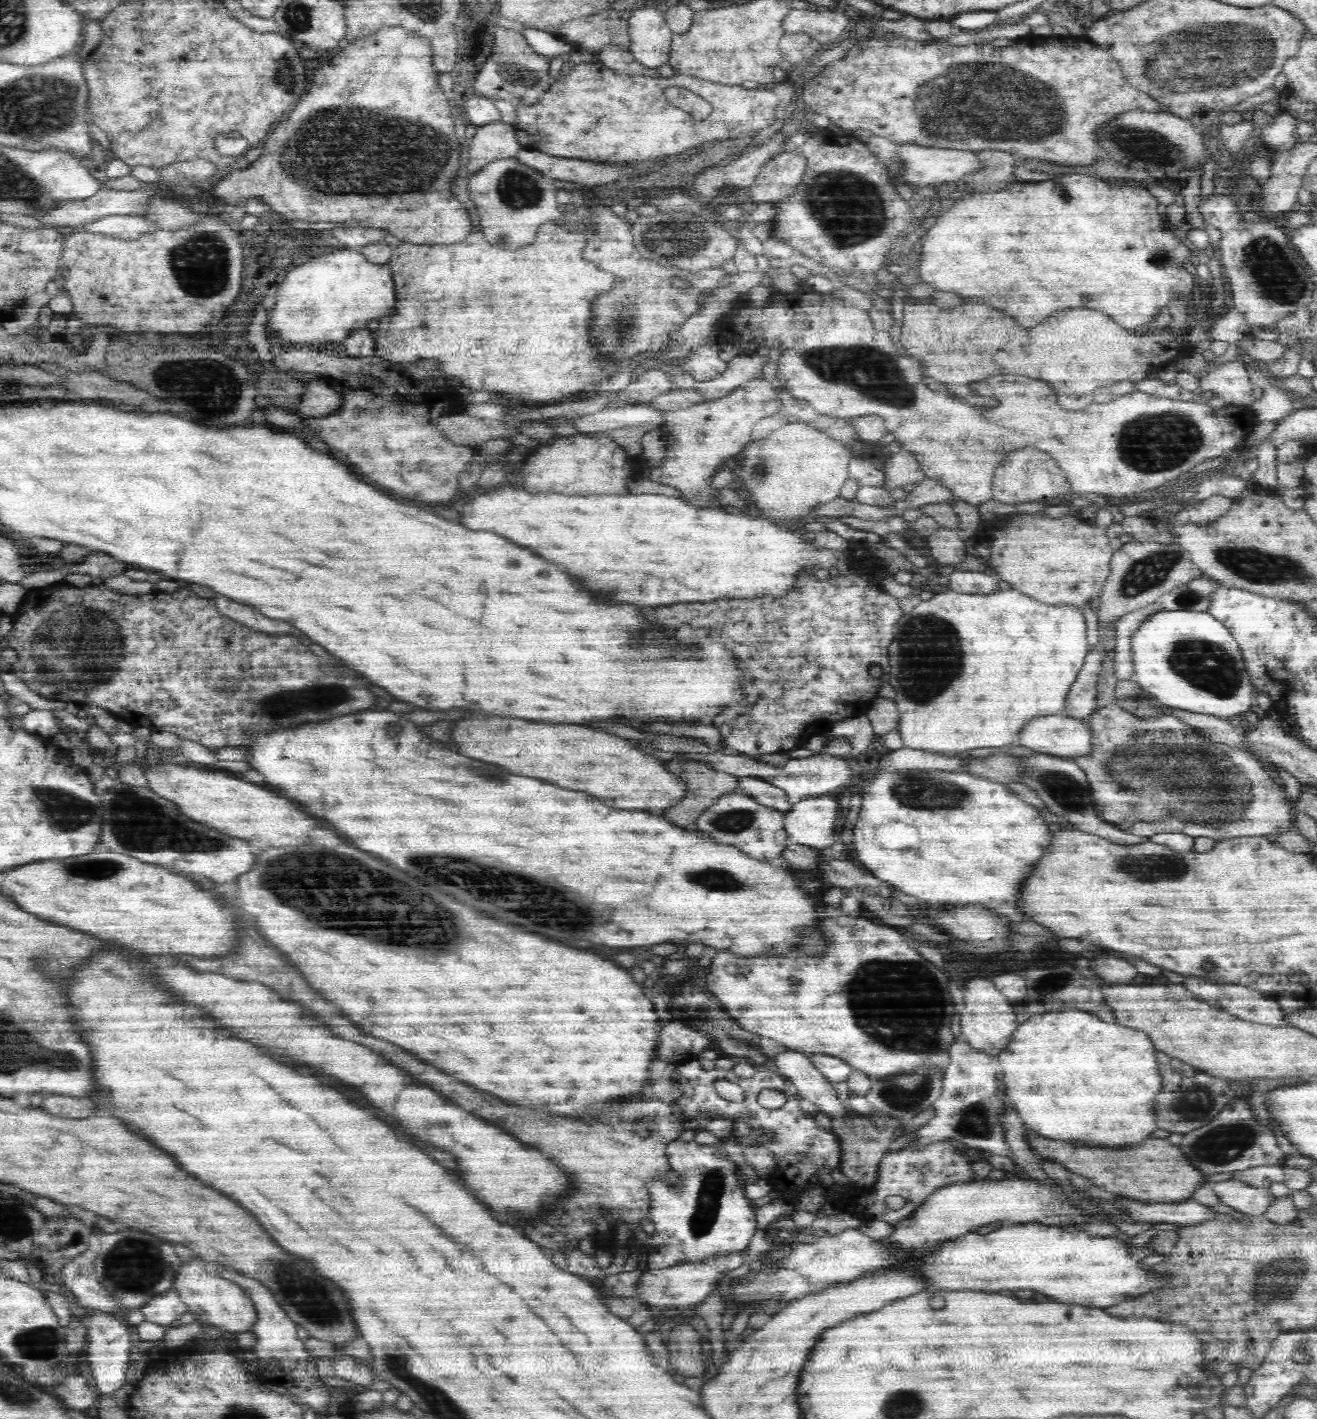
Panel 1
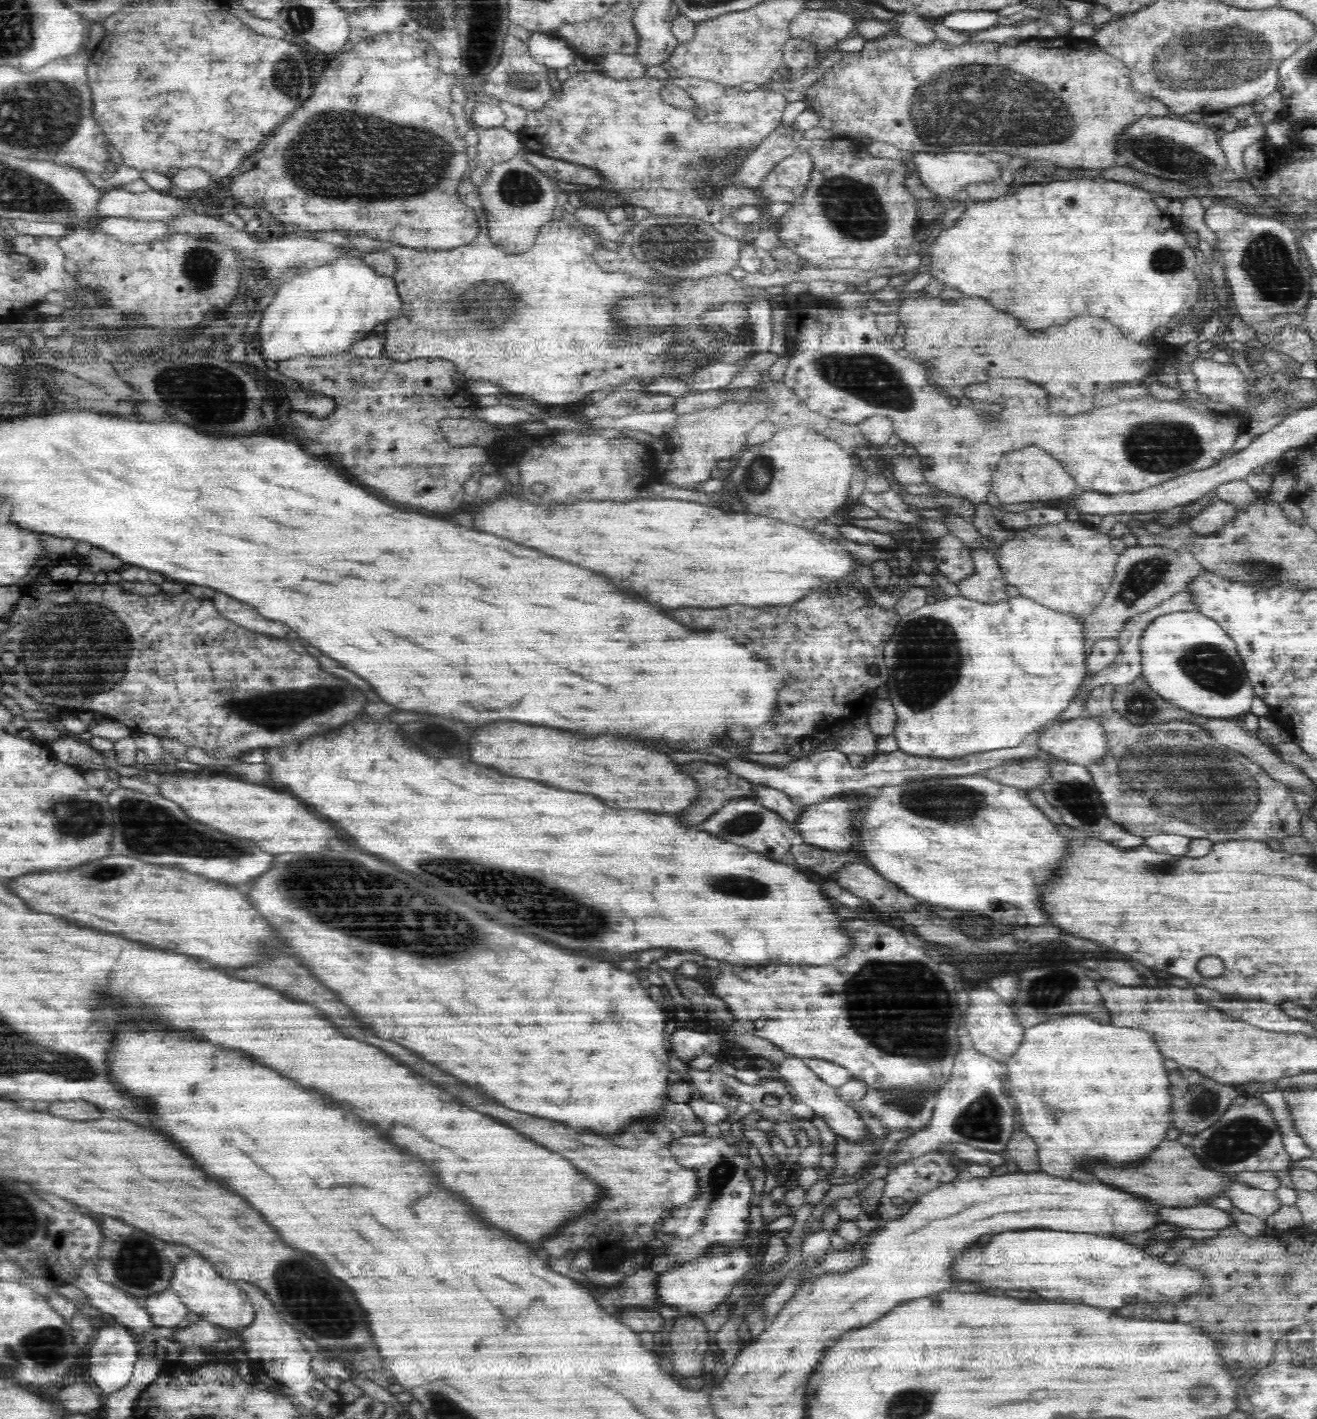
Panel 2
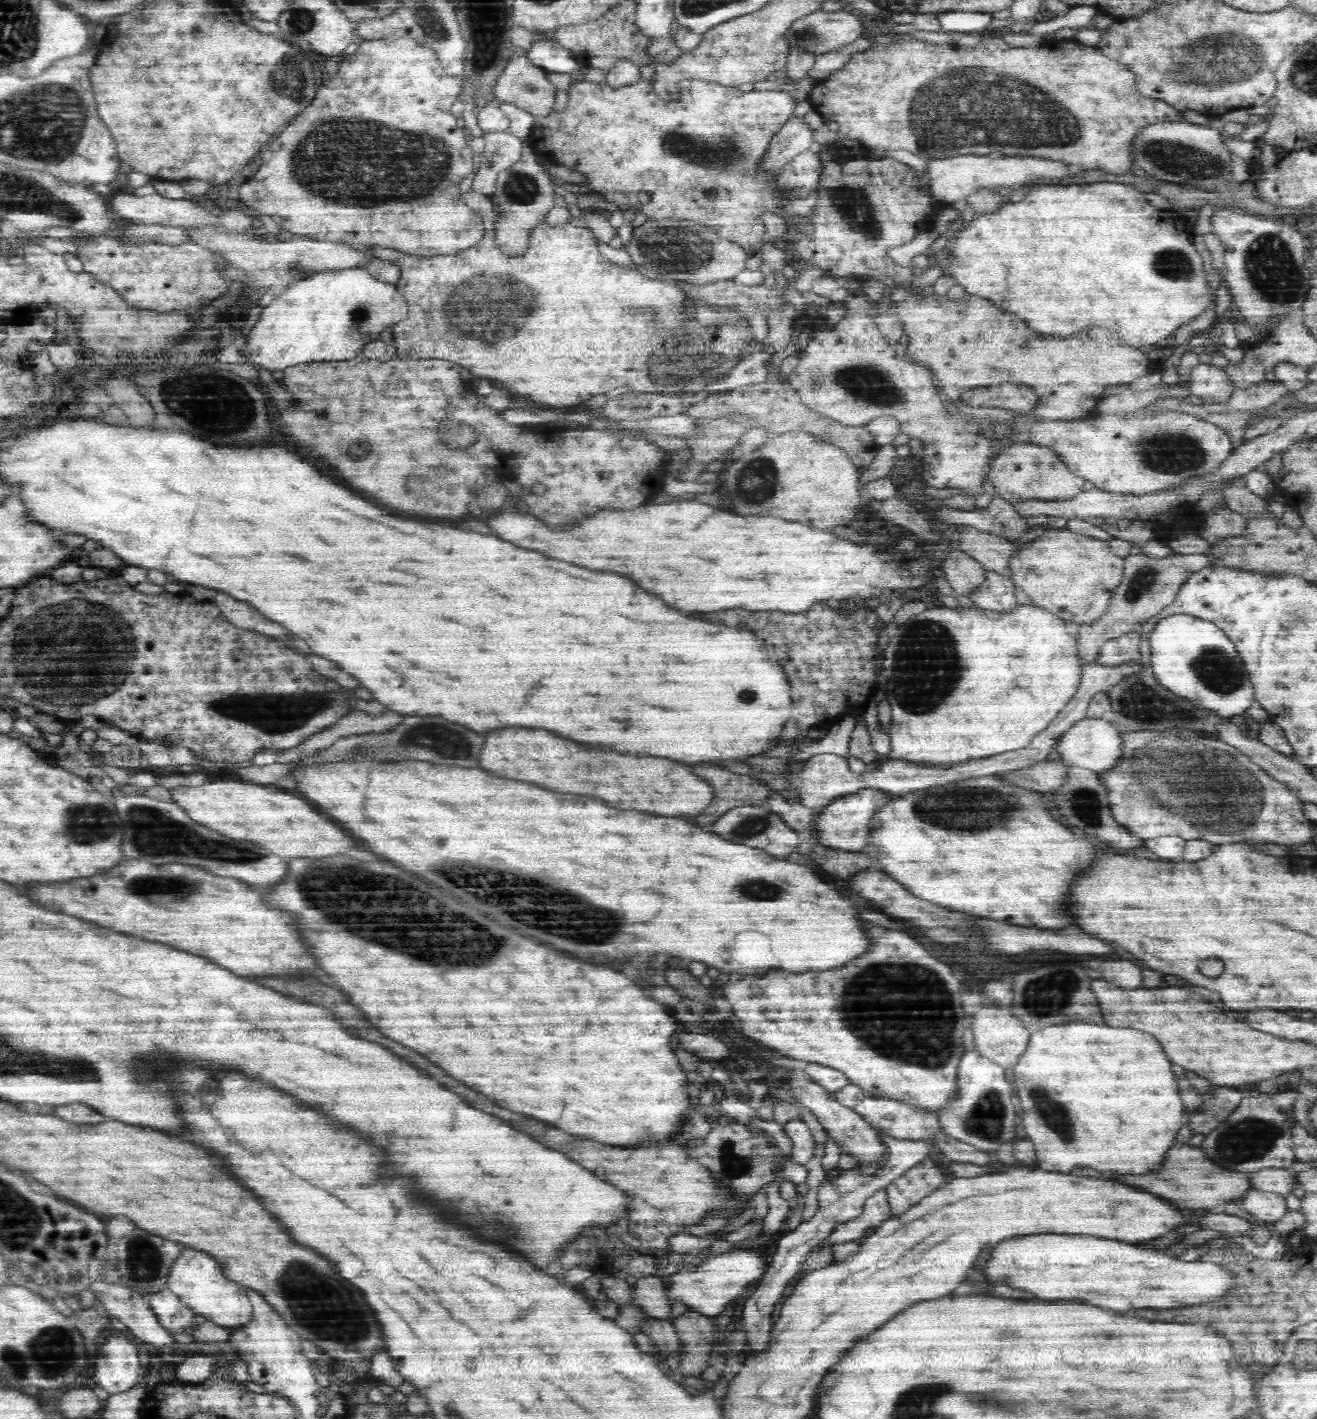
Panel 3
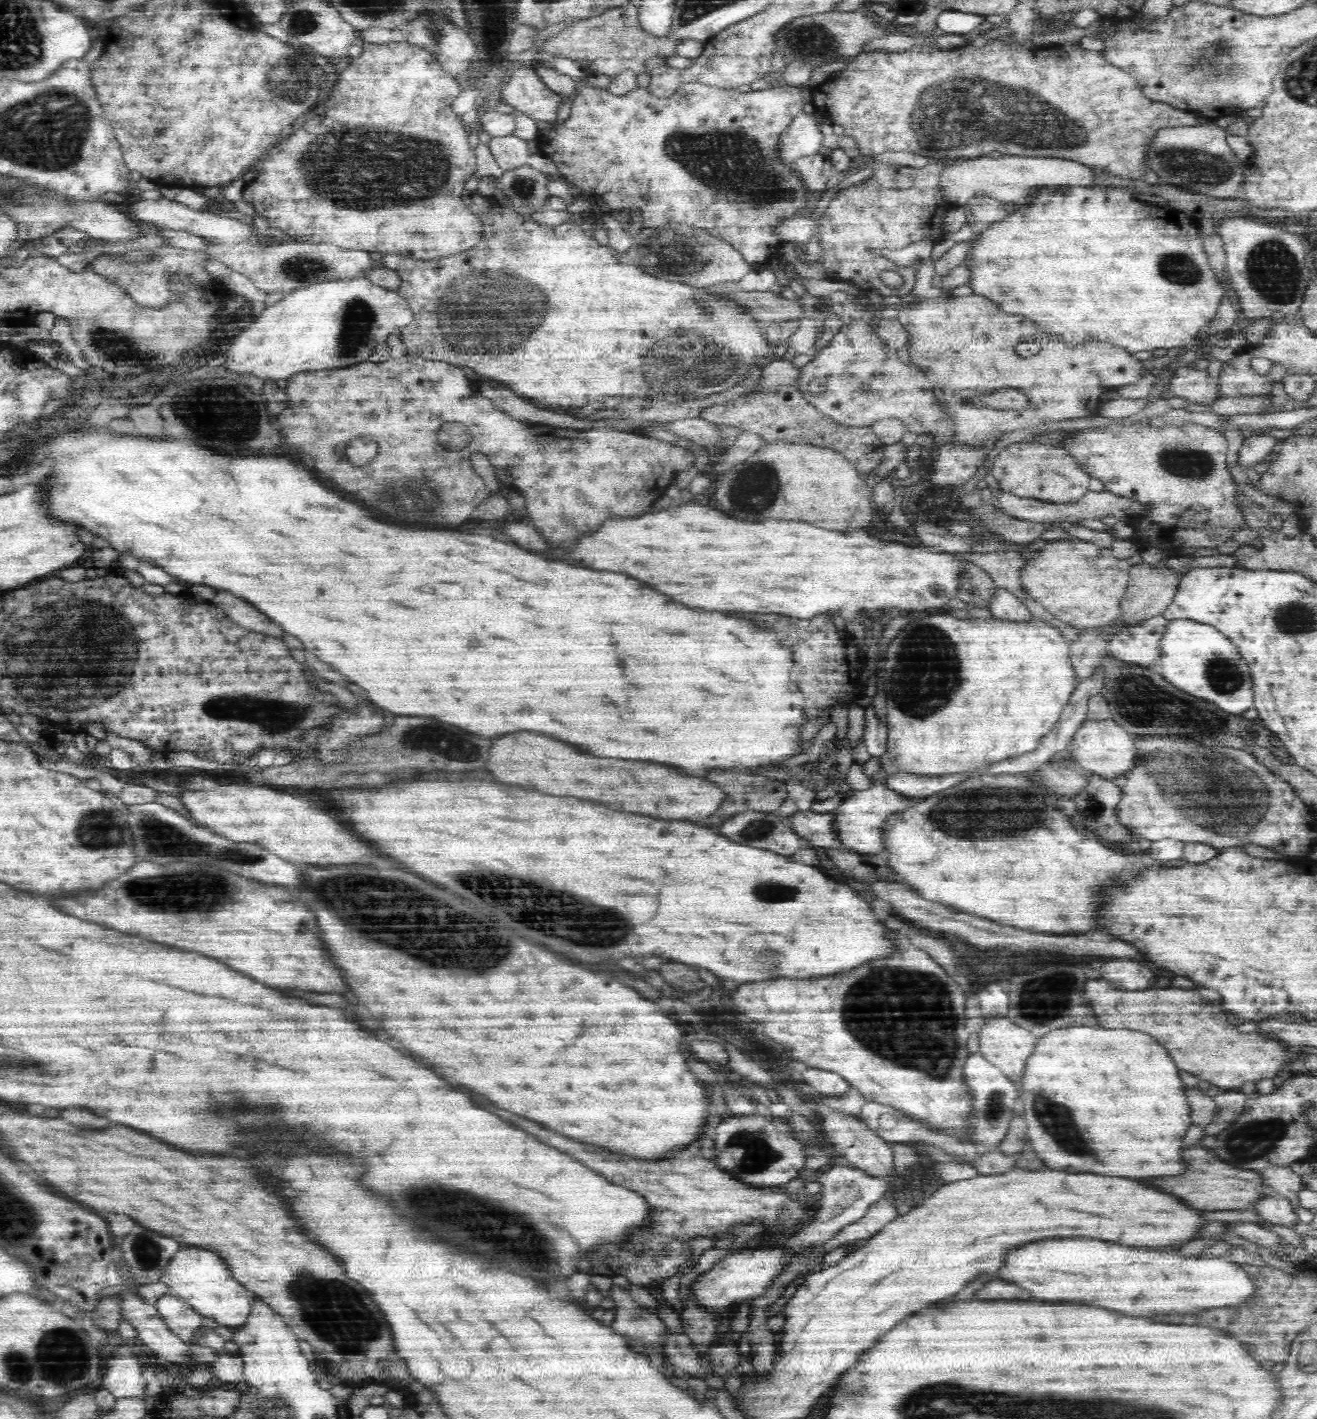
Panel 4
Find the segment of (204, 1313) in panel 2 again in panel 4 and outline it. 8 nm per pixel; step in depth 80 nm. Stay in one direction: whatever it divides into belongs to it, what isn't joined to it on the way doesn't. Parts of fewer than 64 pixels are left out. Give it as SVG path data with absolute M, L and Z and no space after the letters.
M184 1248L180 1250L176 1256L170 1261L167 1269L162 1275L161 1282L170 1287L171 1292L184 1300L189 1307L199 1312L203 1317L214 1318L218 1324L222 1326L242 1326L249 1317L250 1297L246 1295L246 1289L230 1275L230 1271L226 1269L226 1263L222 1262L216 1254L200 1250L200 1248Z

